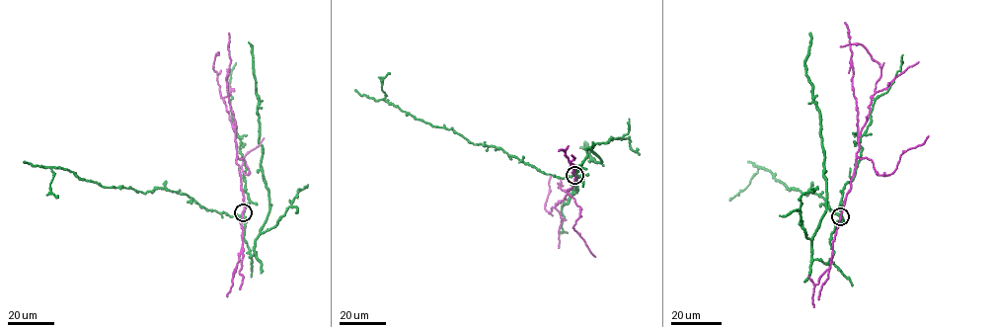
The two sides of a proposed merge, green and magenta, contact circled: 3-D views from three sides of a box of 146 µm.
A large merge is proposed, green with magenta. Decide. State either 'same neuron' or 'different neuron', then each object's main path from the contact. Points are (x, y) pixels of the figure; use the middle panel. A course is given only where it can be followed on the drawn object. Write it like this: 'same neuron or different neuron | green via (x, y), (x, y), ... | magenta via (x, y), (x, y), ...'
different neuron | green via (573, 175), (575, 166), (579, 169), (587, 155), (585, 149), (600, 162), (592, 160), (585, 142), (579, 147) | magenta via (573, 175), (572, 187), (549, 213), (545, 204), (550, 175)

